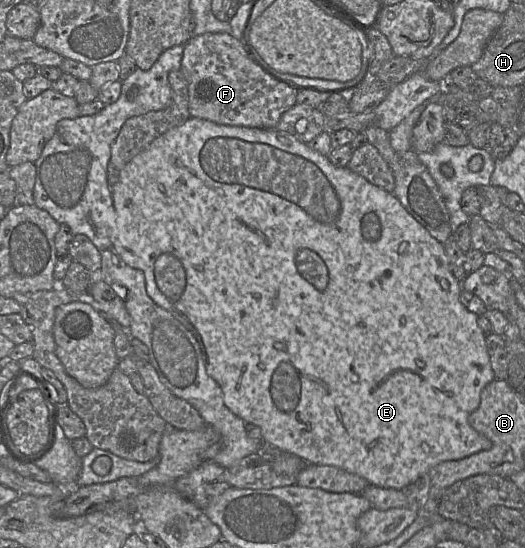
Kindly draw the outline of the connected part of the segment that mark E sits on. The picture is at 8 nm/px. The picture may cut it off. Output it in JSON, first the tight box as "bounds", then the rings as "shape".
{"bounds":[111,117,495,490],"shape":[[[190,117],[184,124],[174,127],[156,138],[144,151],[136,155],[121,171],[119,179],[111,187],[113,206],[116,212],[115,228],[111,242],[120,258],[130,267],[144,273],[146,291],[149,297],[160,307],[181,318],[198,339],[206,366],[206,373],[217,382],[223,393],[224,405],[245,424],[260,428],[262,443],[280,449],[285,453],[297,455],[305,463],[328,465],[343,469],[366,479],[371,485],[402,490],[416,482],[442,462],[458,460],[480,451],[489,450],[492,442],[477,432],[468,422],[469,415],[480,404],[483,388],[495,379],[487,351],[486,334],[477,323],[478,316],[469,311],[460,301],[462,282],[458,281],[449,270],[448,257],[444,244],[430,235],[400,203],[393,193],[371,184],[364,177],[348,167],[338,167],[329,158],[311,149],[291,134],[277,129],[259,129],[244,126],[220,125],[214,122]]]}

